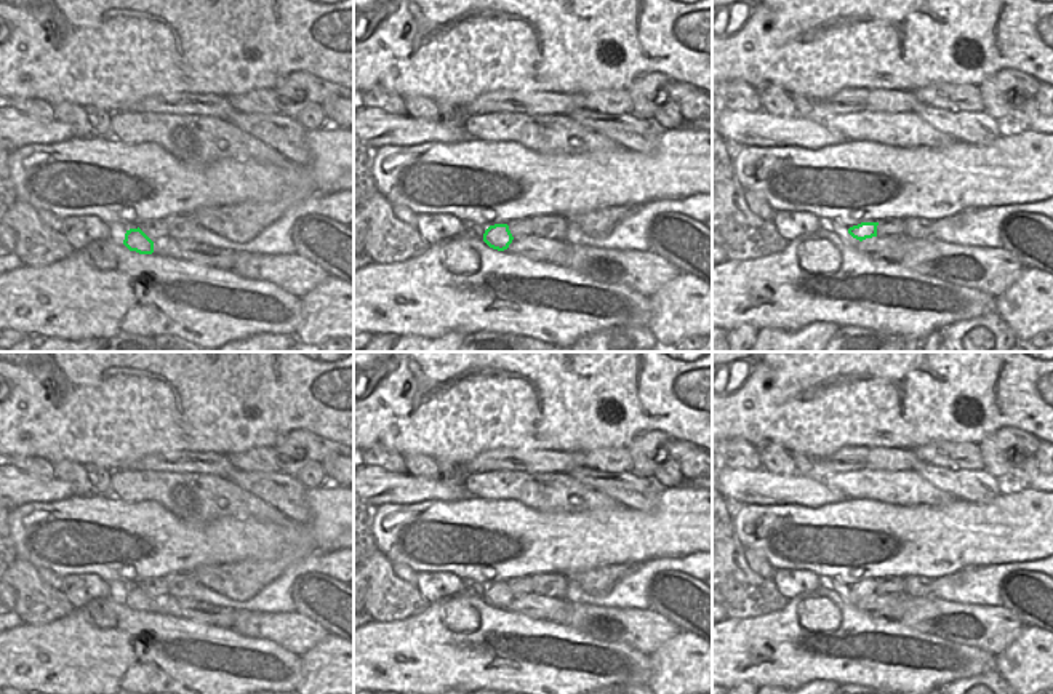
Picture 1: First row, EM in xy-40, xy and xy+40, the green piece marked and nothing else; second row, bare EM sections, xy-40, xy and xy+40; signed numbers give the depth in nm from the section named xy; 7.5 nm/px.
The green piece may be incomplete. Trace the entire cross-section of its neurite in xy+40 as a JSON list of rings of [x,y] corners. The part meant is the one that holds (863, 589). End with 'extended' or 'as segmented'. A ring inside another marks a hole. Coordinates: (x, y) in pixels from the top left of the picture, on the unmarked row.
[[[861,580],[858,584],[853,584],[848,587],[848,592],[863,600],[866,596],[872,596],[872,595],[877,595],[877,584],[879,580]]]; as segmented

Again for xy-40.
[[[139,585],[126,588],[123,603],[139,612],[154,611],[154,600]]]; as segmented

